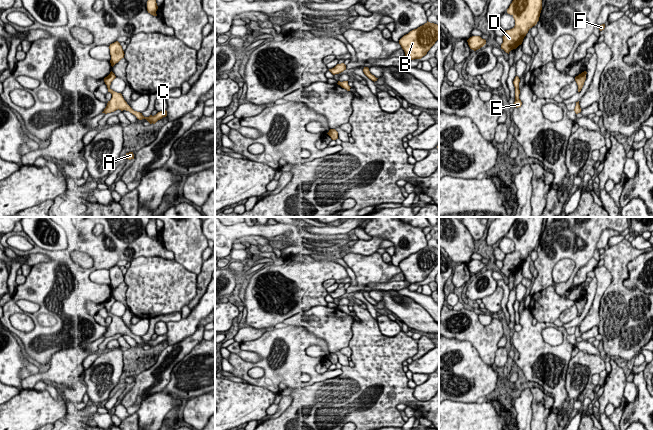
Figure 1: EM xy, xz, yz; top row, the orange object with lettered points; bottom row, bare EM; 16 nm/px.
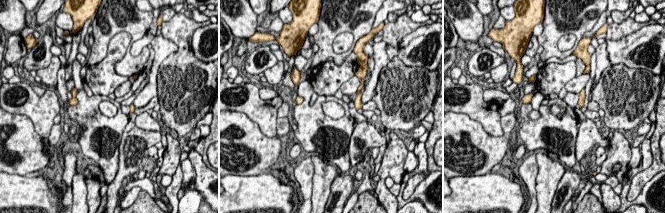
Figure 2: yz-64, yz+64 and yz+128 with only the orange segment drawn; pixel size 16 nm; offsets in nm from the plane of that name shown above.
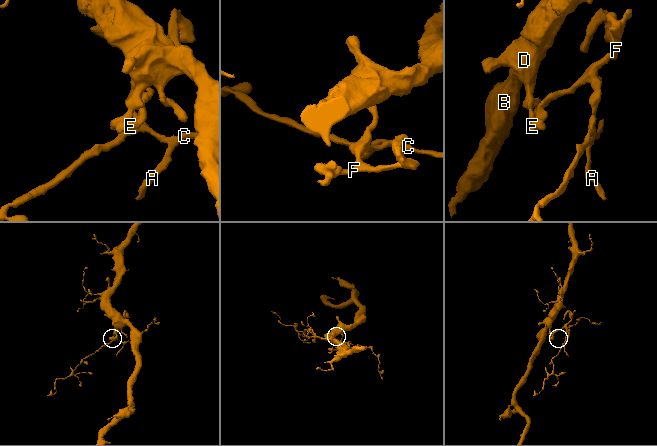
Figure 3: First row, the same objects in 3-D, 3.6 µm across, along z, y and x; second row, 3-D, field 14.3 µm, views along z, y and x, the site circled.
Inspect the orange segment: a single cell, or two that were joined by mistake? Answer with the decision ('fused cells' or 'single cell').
single cell

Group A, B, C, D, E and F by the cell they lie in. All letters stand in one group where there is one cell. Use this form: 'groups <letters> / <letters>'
groups A B C D E F

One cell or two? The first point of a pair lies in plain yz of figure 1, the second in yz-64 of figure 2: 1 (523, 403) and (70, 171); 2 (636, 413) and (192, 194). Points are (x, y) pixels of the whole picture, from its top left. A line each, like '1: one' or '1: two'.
1: two
2: two

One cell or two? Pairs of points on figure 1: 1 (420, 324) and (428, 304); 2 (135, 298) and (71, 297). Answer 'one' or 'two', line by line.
1: two
2: two

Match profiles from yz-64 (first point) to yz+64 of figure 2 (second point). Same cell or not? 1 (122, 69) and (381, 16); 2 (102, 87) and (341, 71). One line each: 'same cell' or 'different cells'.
1: different cells
2: same cell

